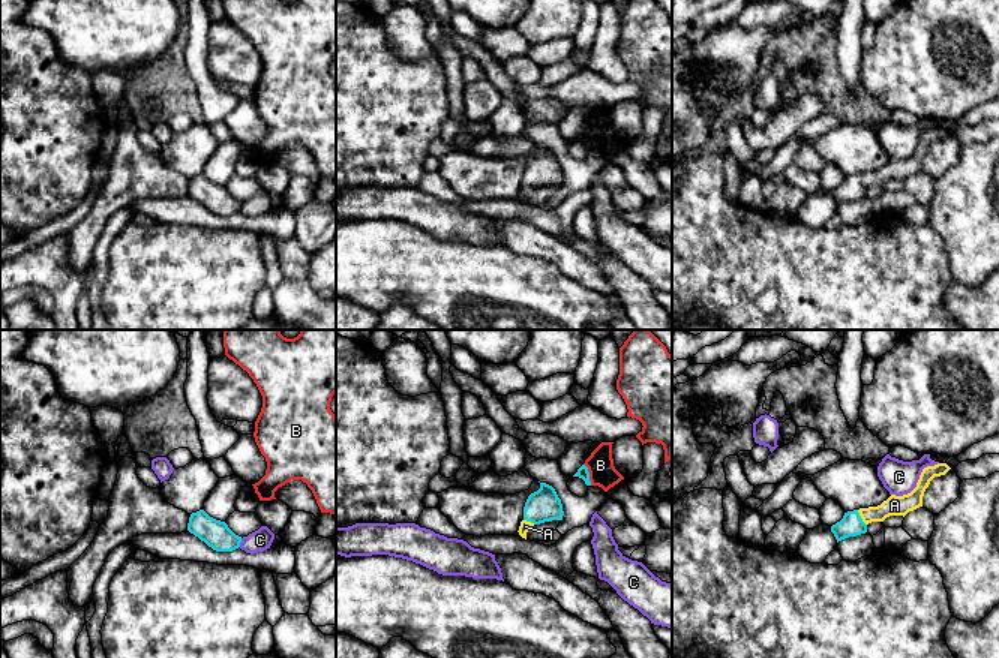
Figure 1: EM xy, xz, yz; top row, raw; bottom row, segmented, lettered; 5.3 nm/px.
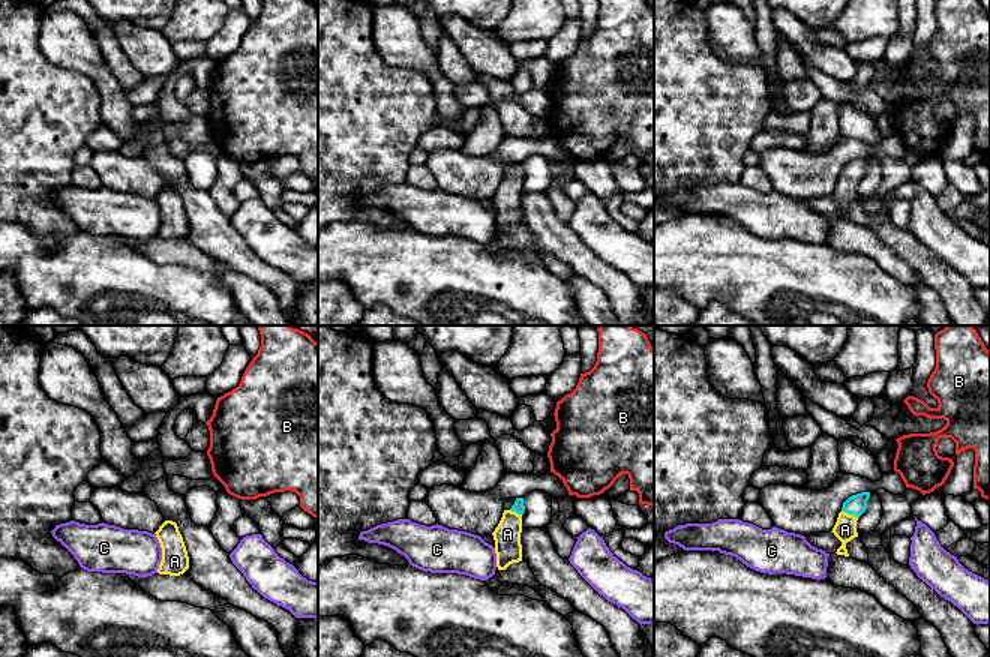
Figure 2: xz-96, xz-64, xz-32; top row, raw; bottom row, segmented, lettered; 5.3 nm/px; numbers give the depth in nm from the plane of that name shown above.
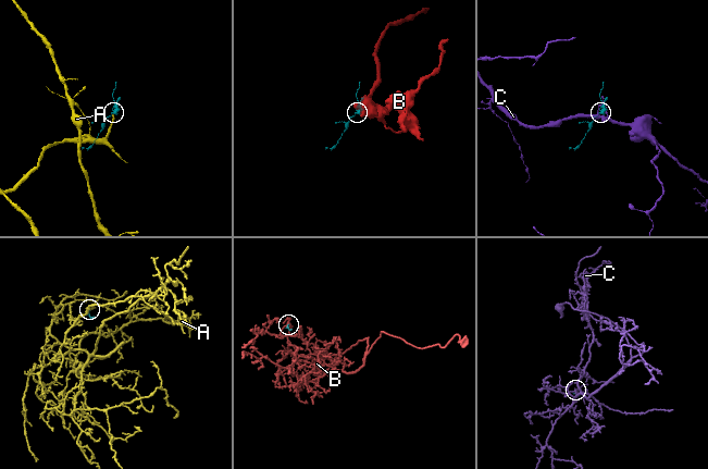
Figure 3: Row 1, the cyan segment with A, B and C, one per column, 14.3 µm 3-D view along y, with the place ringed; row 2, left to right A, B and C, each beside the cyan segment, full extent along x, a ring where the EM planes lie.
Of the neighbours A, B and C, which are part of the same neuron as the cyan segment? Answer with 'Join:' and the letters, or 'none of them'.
Join: A

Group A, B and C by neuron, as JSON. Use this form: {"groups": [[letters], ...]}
{"groups": [["A"], ["B"], ["C"]]}

